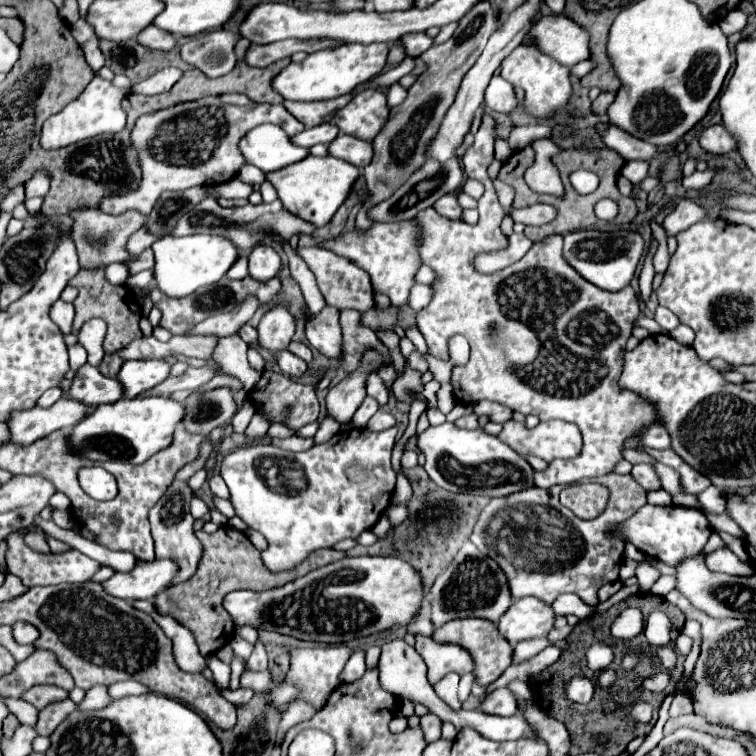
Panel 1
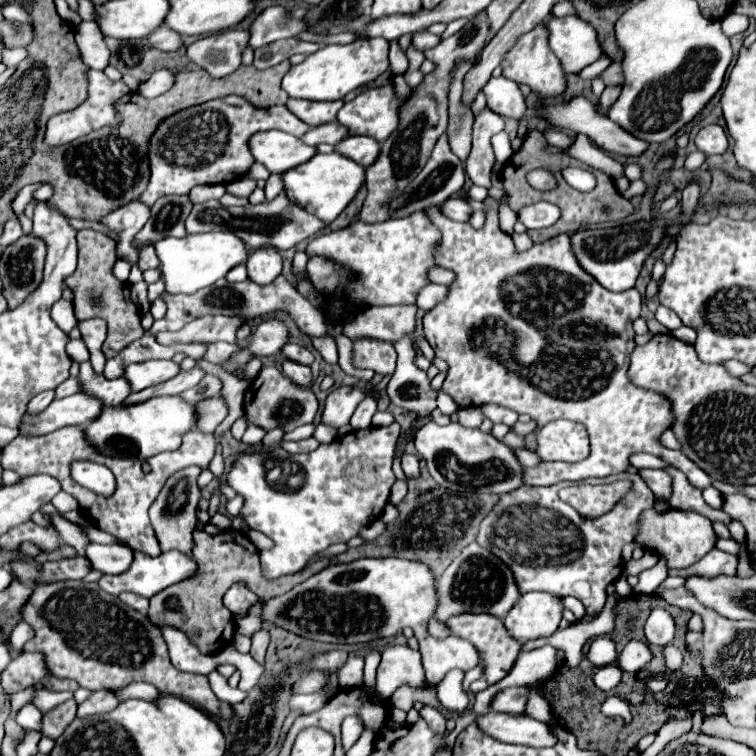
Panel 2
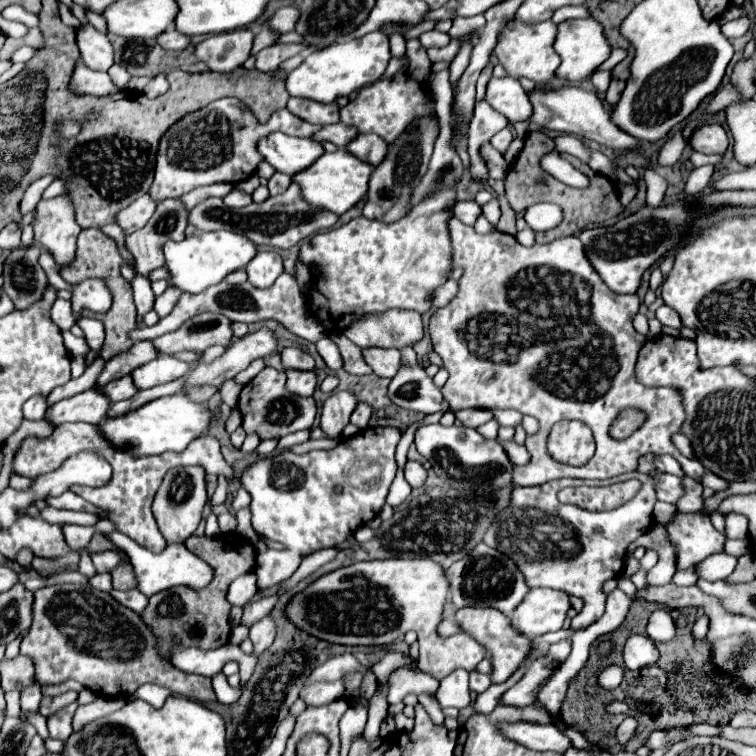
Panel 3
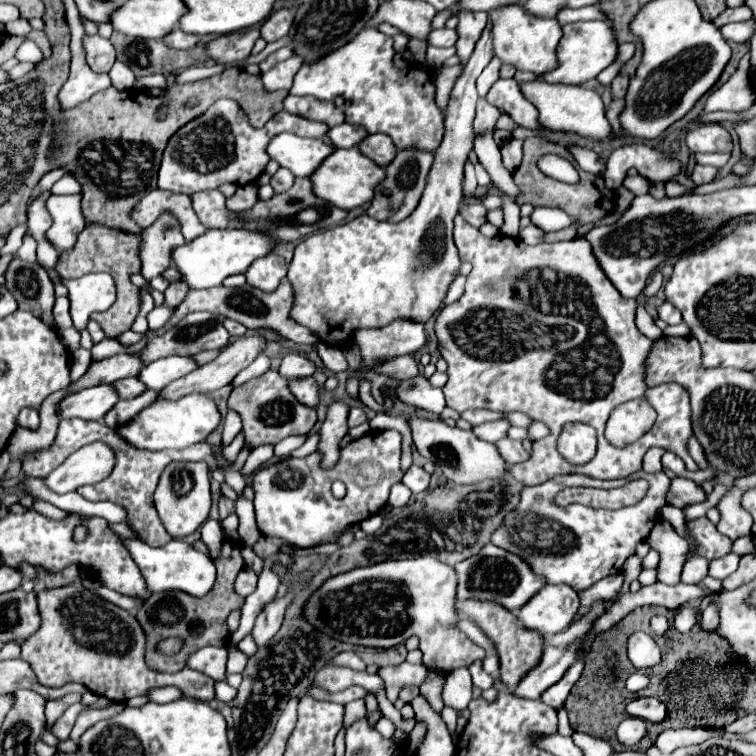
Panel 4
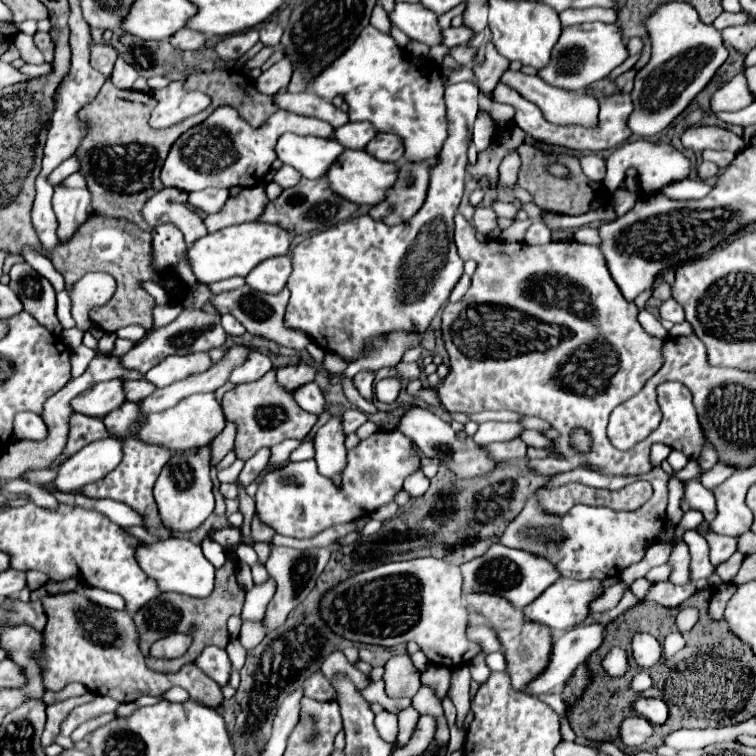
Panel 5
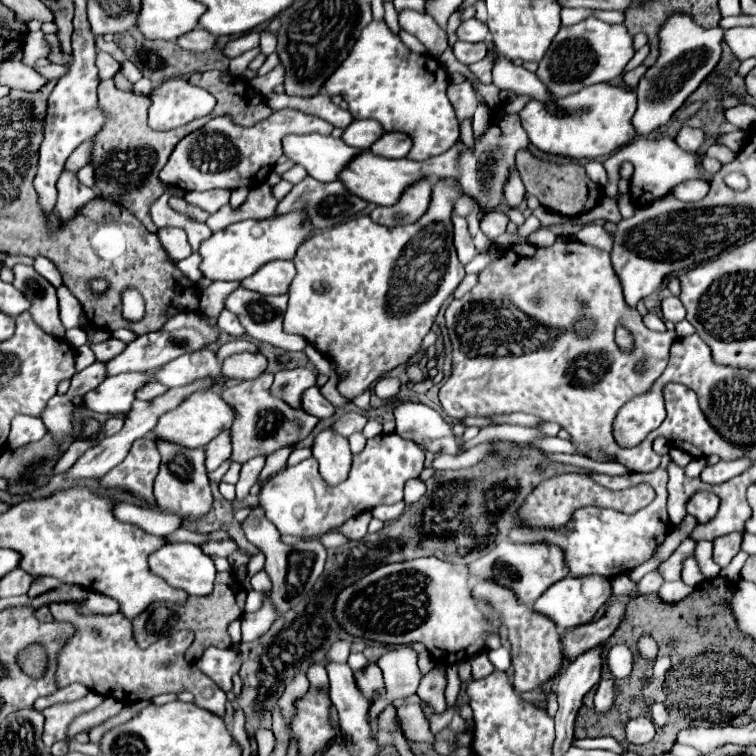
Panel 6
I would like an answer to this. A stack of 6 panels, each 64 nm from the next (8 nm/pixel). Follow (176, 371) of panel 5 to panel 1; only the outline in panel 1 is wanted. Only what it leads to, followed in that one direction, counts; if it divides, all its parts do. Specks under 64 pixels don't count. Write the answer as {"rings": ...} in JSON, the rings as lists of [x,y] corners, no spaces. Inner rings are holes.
{"rings":[[[126,360],[116,374],[122,384],[124,396],[136,398],[138,394],[158,386],[168,376],[170,364],[162,360]]]}

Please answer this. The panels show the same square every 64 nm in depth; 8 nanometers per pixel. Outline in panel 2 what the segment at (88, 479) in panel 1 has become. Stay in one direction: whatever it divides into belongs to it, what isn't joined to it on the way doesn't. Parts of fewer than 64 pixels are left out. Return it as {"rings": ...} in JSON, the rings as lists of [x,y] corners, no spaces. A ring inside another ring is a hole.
{"rings":[[[76,460],[72,464],[72,478],[82,484],[84,488],[88,488],[90,492],[98,494],[98,496],[112,496],[116,490],[116,480],[114,474],[102,466],[102,464],[92,464],[92,462],[82,462]]]}

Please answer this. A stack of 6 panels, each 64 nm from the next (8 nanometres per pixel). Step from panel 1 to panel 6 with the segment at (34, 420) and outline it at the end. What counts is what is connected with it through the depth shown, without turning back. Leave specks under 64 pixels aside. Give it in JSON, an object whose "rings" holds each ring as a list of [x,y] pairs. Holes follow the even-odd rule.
{"rings":[[[126,372],[108,376],[98,388],[82,396],[82,408],[100,414],[124,414],[132,406],[136,388],[140,388],[140,384],[146,384],[148,380],[152,380],[148,372]]]}

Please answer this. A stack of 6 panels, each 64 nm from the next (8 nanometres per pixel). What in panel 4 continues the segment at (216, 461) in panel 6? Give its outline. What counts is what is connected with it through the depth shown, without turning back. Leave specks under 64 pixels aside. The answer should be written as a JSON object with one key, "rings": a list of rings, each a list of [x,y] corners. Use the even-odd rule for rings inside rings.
{"rings":[[[228,410],[226,420],[224,420],[224,432],[222,432],[222,444],[230,444],[232,438],[242,430],[242,420],[240,416],[236,416],[234,410]]]}

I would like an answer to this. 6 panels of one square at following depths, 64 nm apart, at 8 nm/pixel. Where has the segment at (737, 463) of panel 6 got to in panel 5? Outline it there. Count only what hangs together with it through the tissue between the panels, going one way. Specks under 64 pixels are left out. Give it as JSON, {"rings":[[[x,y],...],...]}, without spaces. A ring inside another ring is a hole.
{"rings":[[[716,464],[712,470],[708,470],[708,472],[702,474],[702,484],[704,484],[704,488],[714,490],[716,486],[720,486],[732,474],[734,474],[734,468],[728,468],[724,464]]]}

